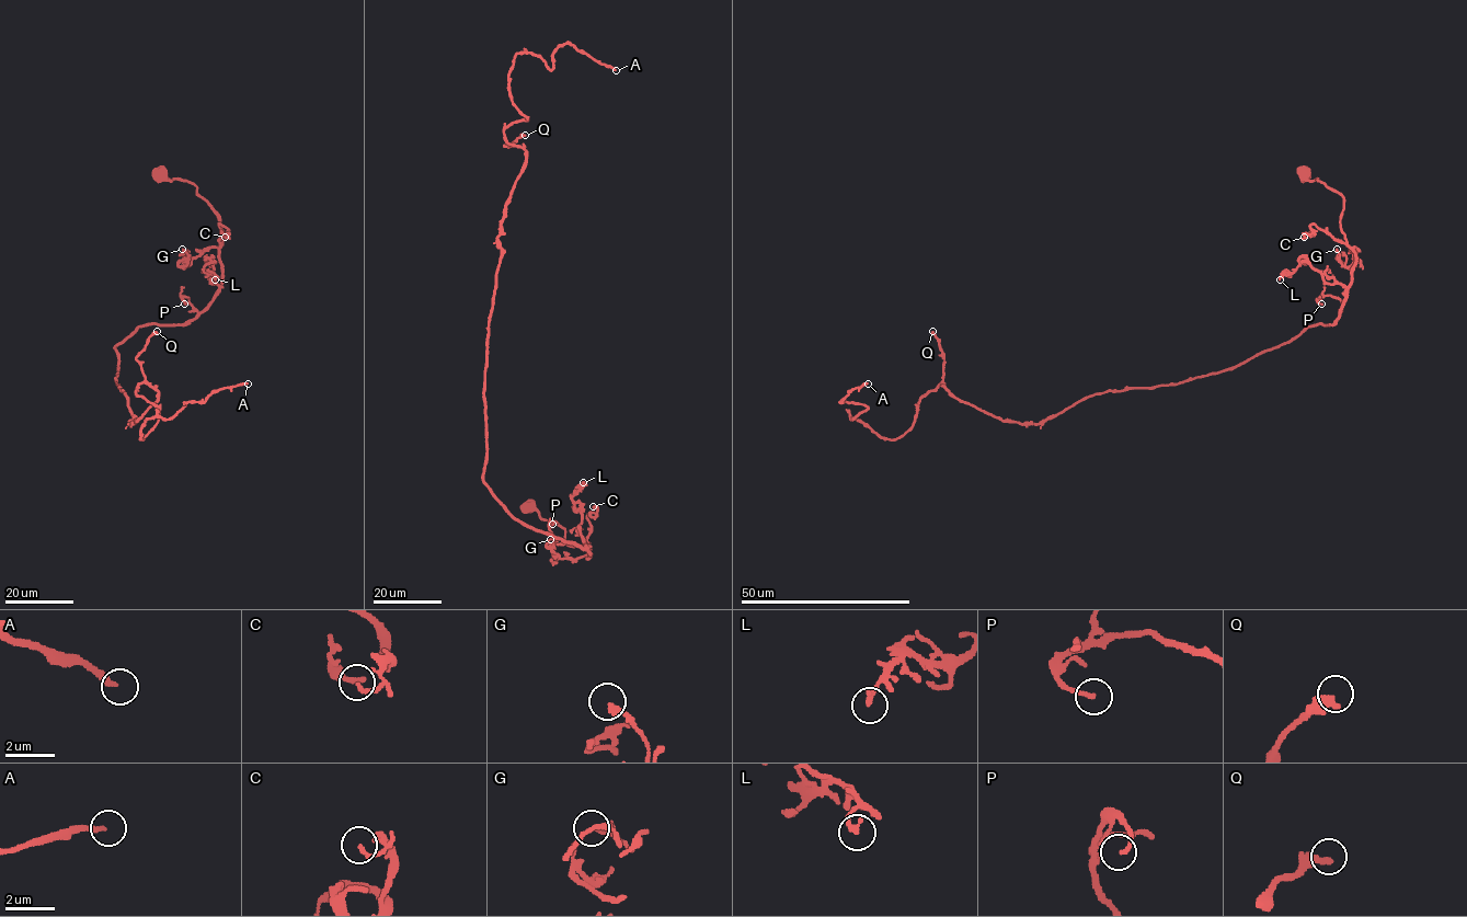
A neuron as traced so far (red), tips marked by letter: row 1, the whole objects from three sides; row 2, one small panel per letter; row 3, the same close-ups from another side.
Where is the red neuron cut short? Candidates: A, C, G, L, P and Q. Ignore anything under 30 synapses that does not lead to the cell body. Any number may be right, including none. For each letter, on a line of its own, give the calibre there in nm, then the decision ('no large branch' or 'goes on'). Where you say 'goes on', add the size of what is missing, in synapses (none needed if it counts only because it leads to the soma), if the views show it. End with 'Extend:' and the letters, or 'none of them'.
A: calibre 220 nm; goes on; 100 synapses
C: calibre 170 nm; no large branch
G: calibre 170 nm; no large branch
L: calibre 200 nm; no large branch
P: calibre 150 nm; no large branch
Q: calibre 400 nm; goes on; 120 synapses
Extend: A, Q

